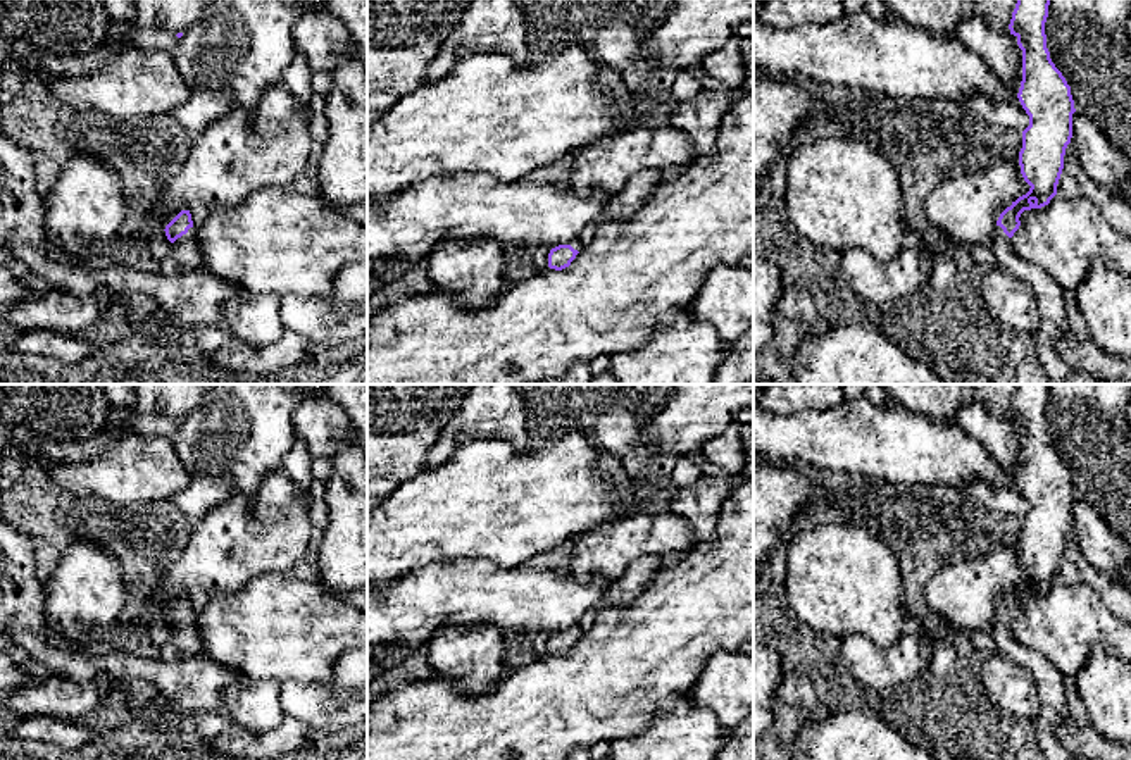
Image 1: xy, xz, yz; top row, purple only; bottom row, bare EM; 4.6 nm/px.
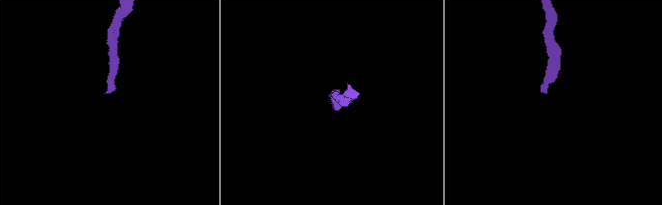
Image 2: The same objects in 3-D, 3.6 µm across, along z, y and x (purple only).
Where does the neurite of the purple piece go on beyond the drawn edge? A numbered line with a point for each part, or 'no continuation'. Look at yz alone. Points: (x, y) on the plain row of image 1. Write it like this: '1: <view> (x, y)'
1: yz (1050, 683)

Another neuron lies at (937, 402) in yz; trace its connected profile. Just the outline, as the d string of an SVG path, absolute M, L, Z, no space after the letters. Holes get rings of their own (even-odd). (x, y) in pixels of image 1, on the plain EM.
M879 384L888 396L910 414L924 415L941 426L952 424L953 415L972 403L986 407L988 414L1009 414L1017 384Z

